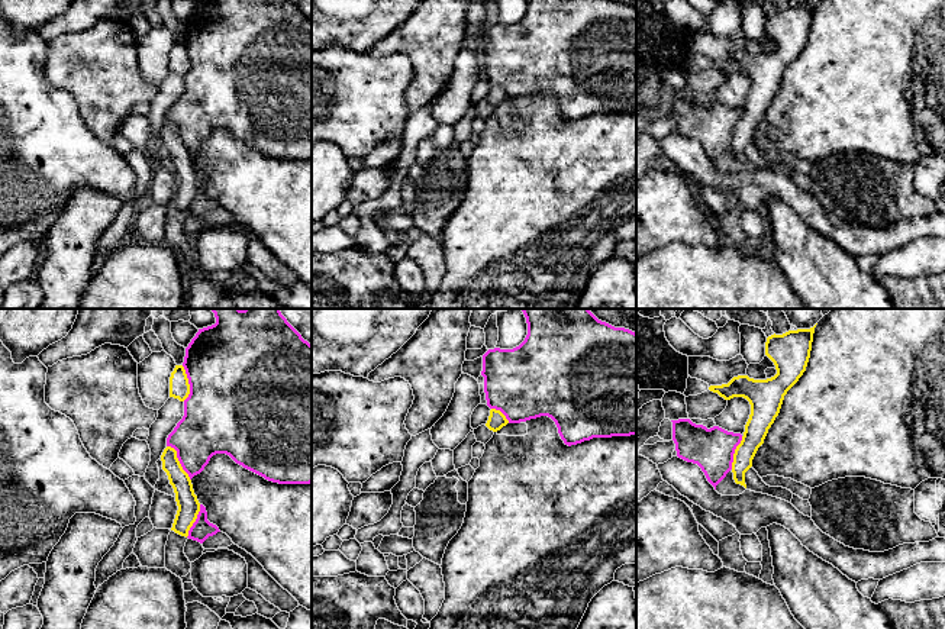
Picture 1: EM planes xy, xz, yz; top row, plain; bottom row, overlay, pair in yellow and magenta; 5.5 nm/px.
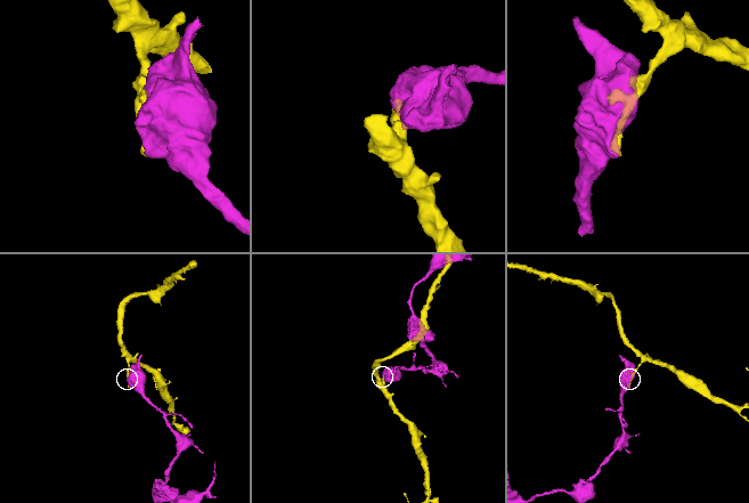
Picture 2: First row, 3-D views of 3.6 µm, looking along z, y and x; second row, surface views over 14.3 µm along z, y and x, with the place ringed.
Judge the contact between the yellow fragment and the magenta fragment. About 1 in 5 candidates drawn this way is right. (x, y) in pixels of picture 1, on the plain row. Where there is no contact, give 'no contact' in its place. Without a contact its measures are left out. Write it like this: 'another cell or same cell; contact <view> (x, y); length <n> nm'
another cell; contact xy (178, 136); length 240 nm

